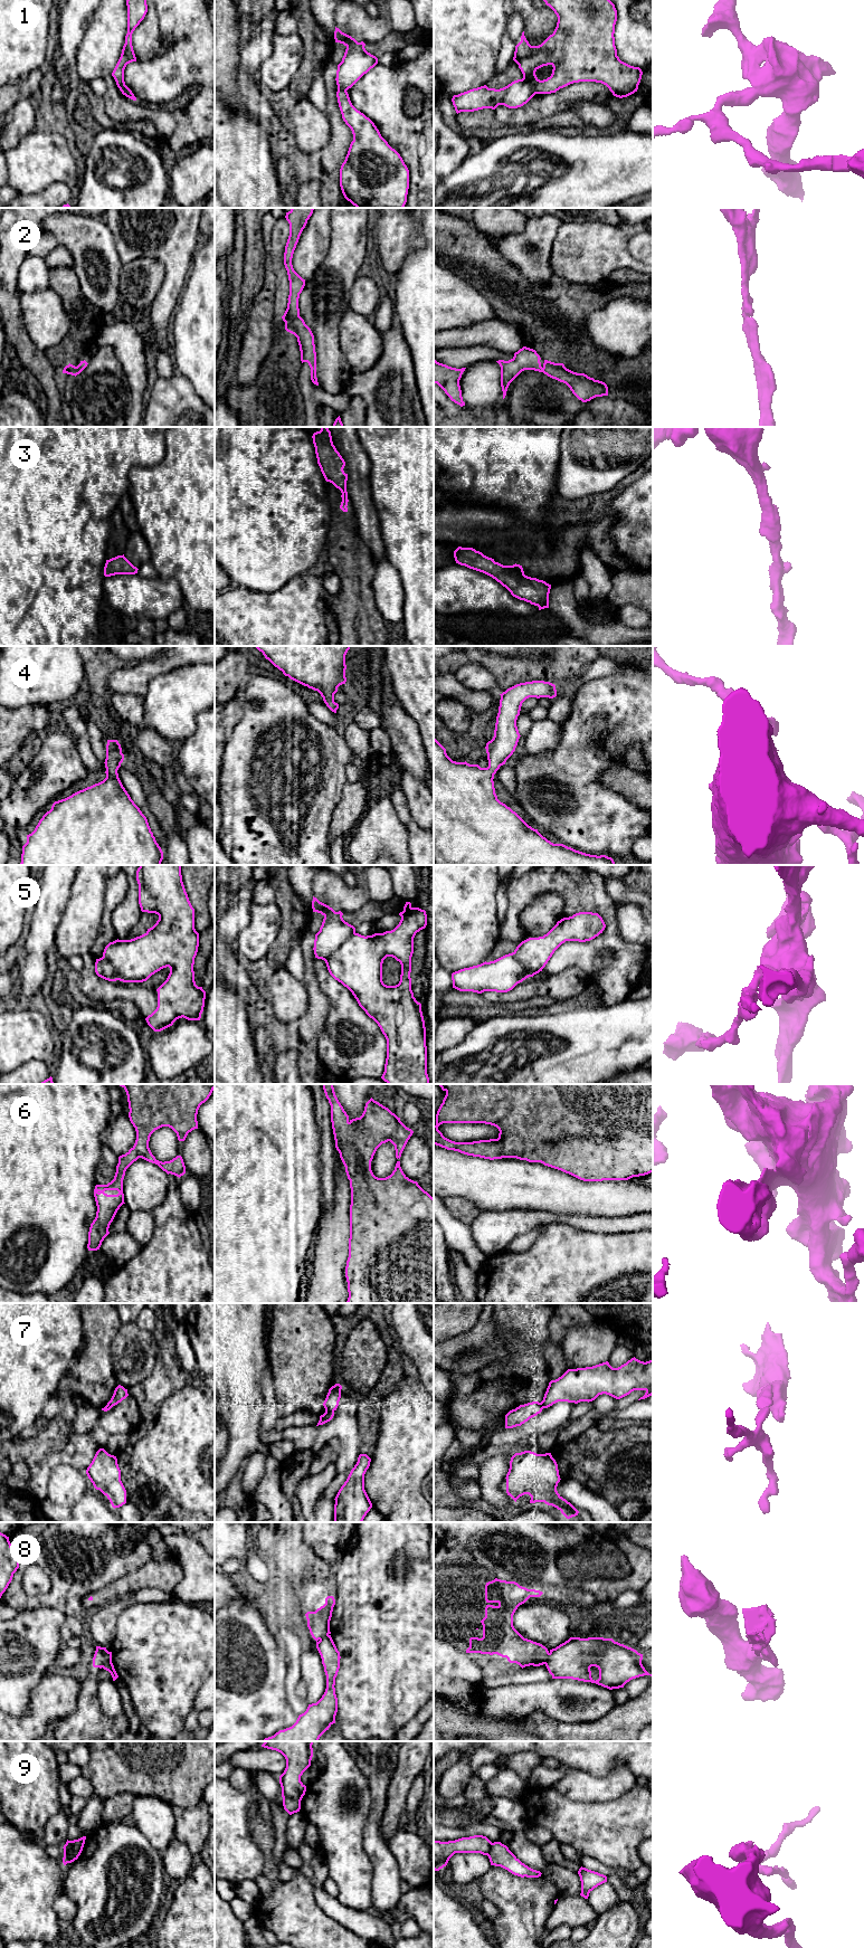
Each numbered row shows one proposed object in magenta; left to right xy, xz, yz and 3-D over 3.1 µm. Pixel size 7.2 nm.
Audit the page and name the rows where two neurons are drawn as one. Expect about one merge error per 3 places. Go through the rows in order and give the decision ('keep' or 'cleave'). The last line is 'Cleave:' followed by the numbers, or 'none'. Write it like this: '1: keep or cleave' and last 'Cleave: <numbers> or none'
1: cleave
2: keep
3: keep
4: keep
5: cleave
6: keep
7: cleave
8: cleave
9: cleave
Cleave: 1, 5, 7, 8, 9

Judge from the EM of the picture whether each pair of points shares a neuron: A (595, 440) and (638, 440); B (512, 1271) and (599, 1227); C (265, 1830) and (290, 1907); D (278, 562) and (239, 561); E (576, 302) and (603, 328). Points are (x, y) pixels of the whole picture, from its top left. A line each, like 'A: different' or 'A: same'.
A: same
B: different
C: same
D: same
E: different

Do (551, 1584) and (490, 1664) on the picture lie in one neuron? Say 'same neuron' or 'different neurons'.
different neurons

